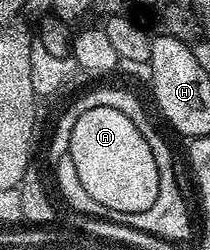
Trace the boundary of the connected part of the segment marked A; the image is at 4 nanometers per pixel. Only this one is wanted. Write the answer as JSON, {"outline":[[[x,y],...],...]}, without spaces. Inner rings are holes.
{"outline":[[[99,108],[99,112],[87,112],[83,120],[79,120],[79,128],[73,128],[75,136],[75,164],[79,164],[79,176],[83,176],[83,184],[87,184],[87,192],[95,196],[95,200],[103,200],[103,204],[111,204],[111,208],[147,208],[155,197],[155,188],[160,184],[159,169],[156,159],[147,151],[147,144],[139,140],[136,127],[127,124],[123,116],[115,116],[115,112],[107,112],[107,108]]]}

